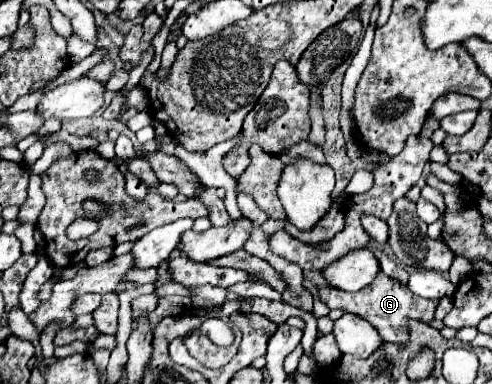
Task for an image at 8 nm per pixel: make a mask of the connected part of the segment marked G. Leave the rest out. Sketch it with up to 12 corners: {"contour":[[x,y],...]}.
{"contour":[[377,274],[359,292],[321,286],[329,310],[371,322],[385,342],[407,344],[409,320],[431,322],[437,300]]}

